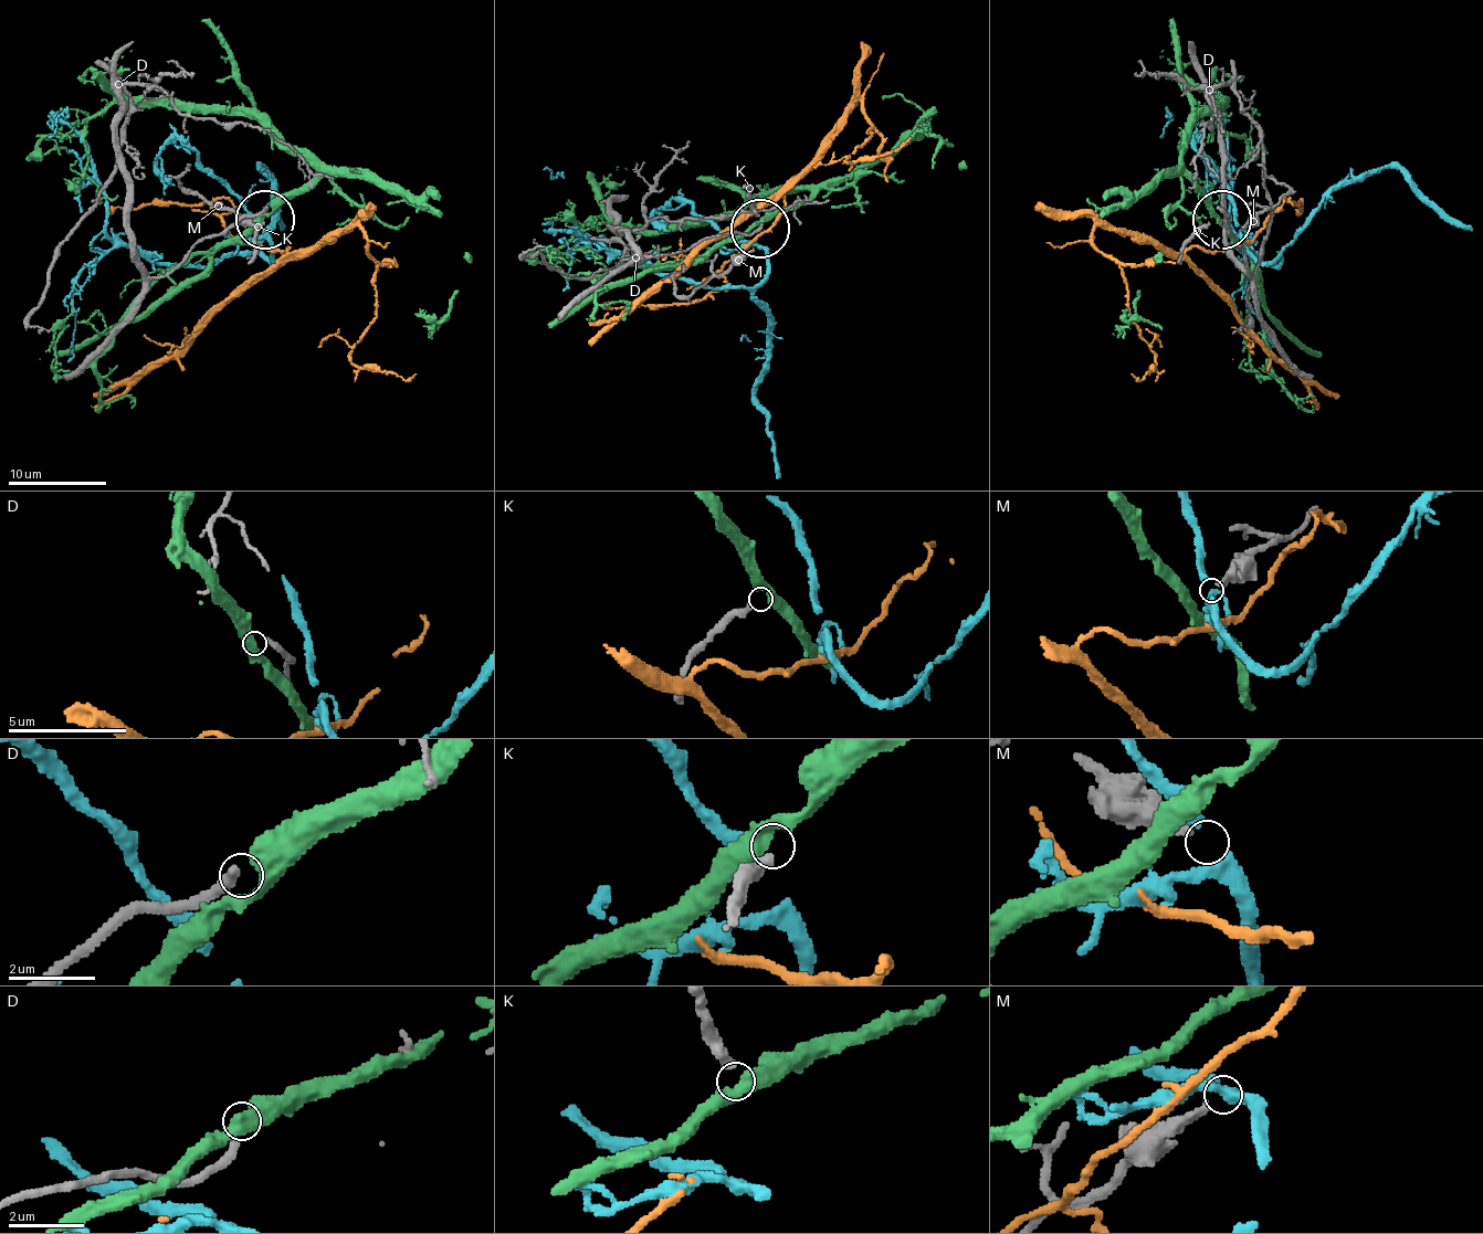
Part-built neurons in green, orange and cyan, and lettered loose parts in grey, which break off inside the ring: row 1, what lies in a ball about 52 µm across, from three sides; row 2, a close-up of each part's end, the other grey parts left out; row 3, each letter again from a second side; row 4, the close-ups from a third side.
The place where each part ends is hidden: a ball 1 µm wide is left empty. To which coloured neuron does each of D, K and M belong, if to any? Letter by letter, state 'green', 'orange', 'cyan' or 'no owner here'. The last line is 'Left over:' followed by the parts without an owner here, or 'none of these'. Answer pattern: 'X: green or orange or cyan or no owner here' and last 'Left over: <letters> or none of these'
D: no owner here
K: green
M: no owner here
Left over: D, M

